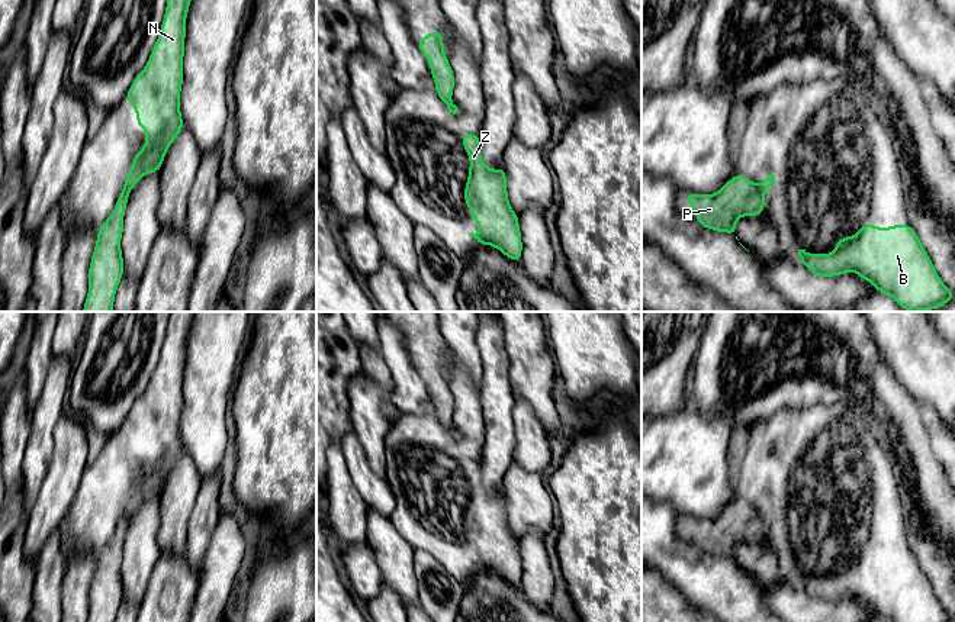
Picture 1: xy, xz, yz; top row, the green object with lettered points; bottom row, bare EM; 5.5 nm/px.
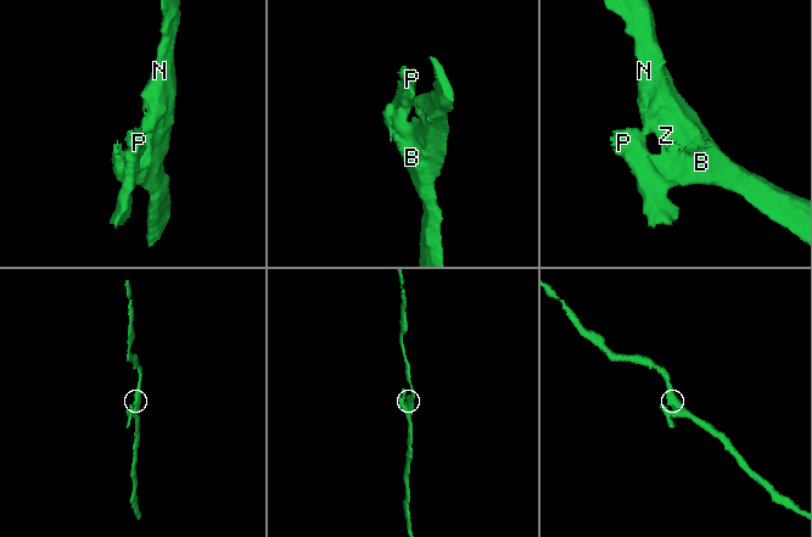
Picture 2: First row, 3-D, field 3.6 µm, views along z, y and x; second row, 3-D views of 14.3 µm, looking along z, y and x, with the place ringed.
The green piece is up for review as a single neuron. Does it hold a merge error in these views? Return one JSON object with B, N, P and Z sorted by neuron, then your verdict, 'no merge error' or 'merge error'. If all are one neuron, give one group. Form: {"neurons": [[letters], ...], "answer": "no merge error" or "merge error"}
{"neurons": [["B", "N", "Z"], ["P"]], "answer": "merge error"}

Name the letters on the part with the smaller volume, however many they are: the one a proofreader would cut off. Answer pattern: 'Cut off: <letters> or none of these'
Cut off: P

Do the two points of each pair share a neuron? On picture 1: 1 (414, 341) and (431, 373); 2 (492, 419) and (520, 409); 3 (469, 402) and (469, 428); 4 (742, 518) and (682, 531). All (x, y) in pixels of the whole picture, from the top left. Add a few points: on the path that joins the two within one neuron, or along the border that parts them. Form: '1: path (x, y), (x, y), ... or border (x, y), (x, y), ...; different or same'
1: path (424, 342), (433, 351), (433, 363); same
2: border (515, 397), (513, 409), (514, 445); different
3: path (469, 408), (469, 422); same
4: path (727, 528), (697, 528); same

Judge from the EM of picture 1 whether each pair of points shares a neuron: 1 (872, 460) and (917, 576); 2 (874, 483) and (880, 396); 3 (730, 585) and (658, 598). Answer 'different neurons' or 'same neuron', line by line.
1: same neuron
2: different neurons
3: different neurons

